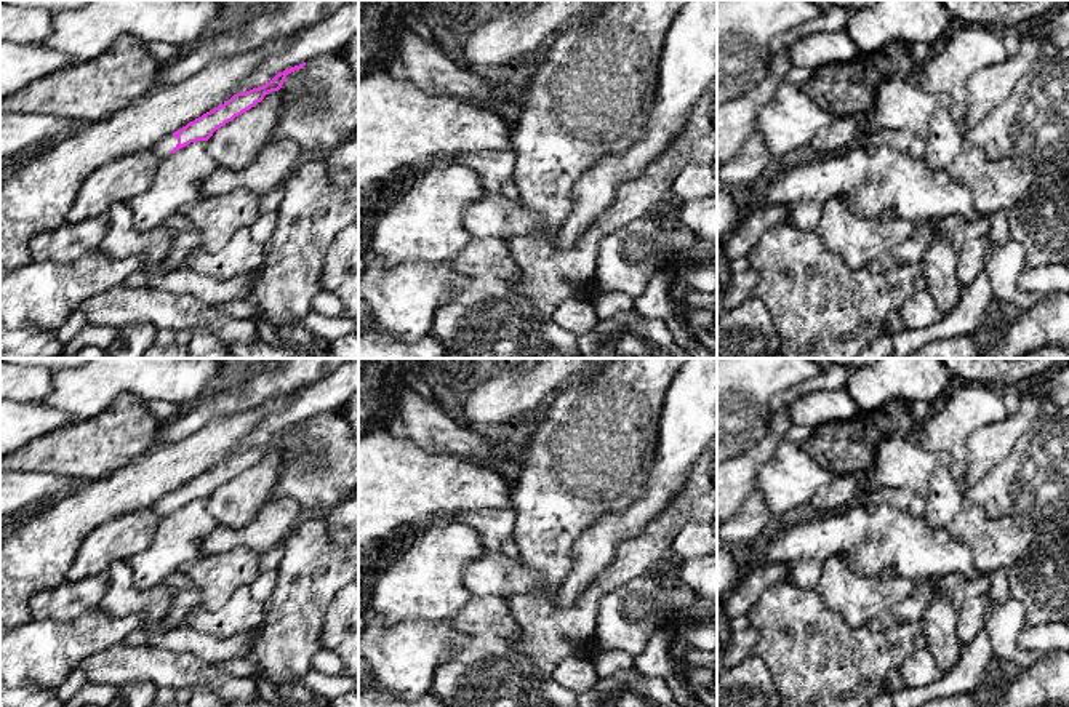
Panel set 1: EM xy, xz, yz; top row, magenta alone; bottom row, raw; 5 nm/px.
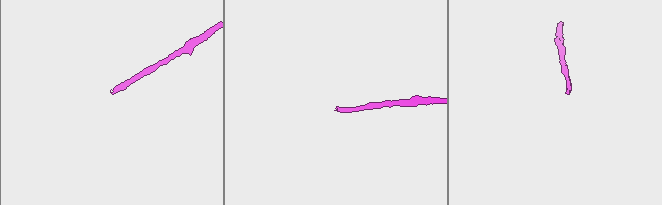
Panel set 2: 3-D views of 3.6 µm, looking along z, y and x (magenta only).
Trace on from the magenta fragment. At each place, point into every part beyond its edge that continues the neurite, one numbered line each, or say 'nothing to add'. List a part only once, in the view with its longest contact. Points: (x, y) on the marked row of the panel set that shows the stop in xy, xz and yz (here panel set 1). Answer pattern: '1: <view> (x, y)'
1: xy (167, 144)

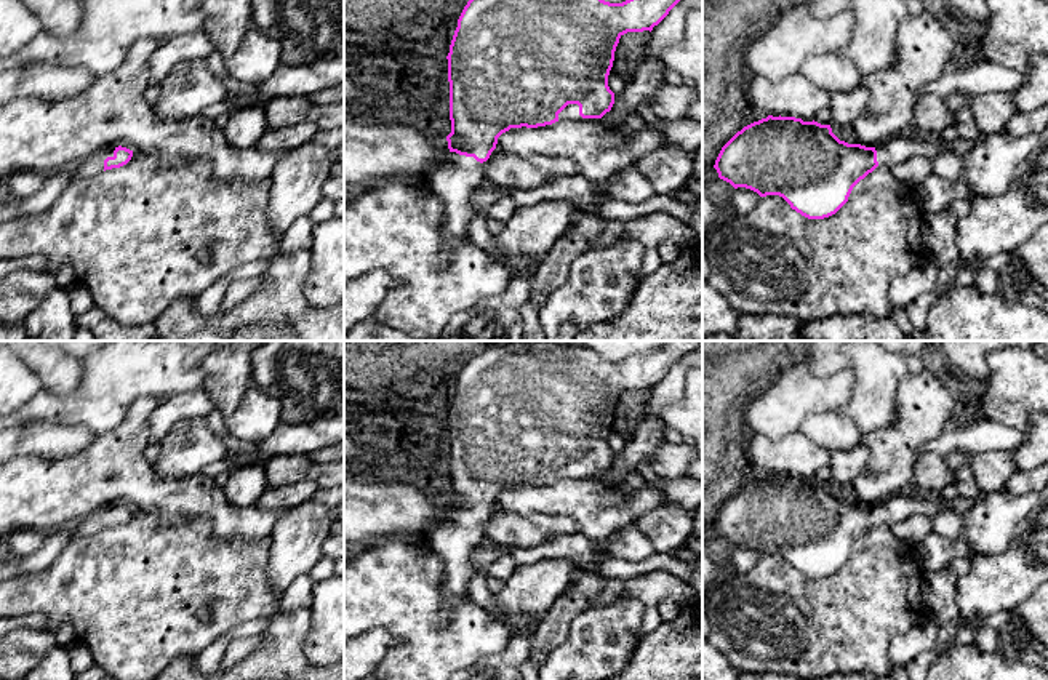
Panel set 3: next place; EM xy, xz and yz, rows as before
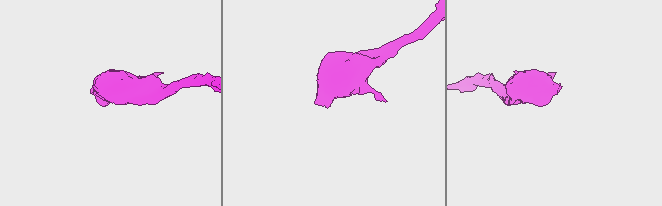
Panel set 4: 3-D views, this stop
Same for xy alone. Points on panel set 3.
1: xy (93, 165)

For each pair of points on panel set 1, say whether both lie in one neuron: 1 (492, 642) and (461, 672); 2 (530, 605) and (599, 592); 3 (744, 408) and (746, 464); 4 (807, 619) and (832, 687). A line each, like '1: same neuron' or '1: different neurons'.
1: same neuron
2: same neuron
3: different neurons
4: same neuron

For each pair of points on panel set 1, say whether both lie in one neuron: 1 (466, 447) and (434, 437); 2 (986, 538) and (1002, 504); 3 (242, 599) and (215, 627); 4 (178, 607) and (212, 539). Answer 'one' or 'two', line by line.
1: one
2: two
3: one
4: two

